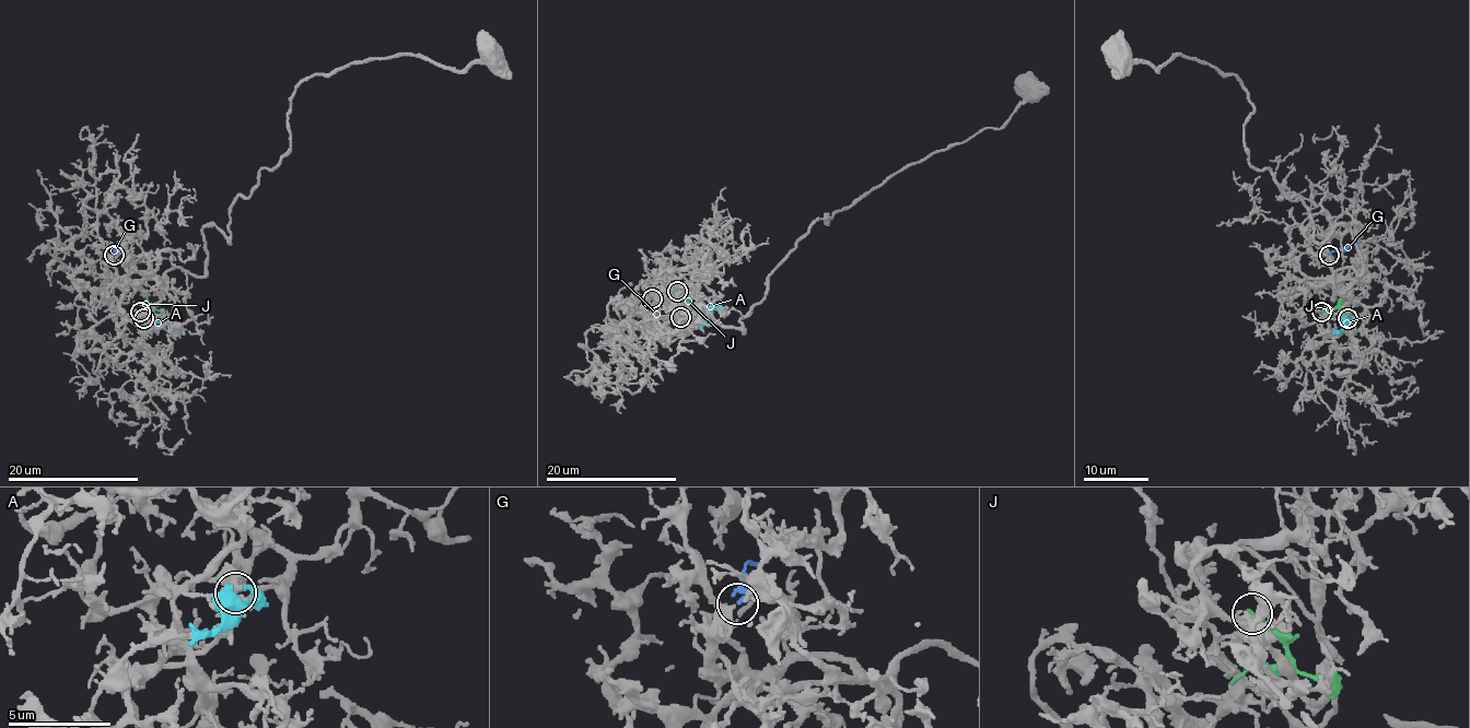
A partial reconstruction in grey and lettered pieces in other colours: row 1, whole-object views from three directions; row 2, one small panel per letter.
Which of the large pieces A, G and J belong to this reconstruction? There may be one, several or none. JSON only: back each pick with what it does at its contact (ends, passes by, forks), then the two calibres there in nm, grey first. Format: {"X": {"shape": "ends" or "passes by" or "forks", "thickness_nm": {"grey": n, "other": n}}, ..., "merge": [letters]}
{"G": {"shape": "ends", "thickness_nm": {"grey": 340, "other": 200}}, "merge": ["G"]}

